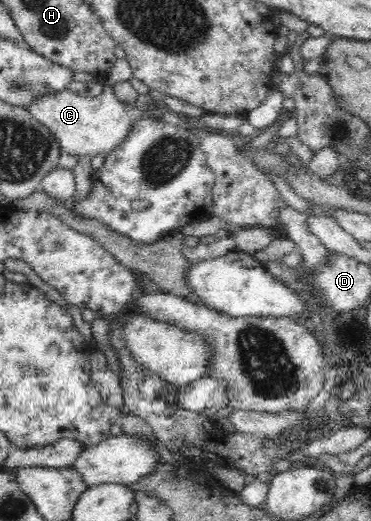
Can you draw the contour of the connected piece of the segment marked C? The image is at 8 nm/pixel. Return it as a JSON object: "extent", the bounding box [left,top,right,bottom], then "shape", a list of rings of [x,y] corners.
{"extent":[24,59,137,156],"shape":[[[116,59],[107,77],[101,79],[103,91],[96,97],[84,97],[70,92],[68,89],[52,91],[46,95],[36,95],[28,105],[24,105],[31,117],[51,129],[60,140],[63,151],[72,156],[82,156],[89,153],[110,151],[120,139],[128,133],[128,127],[137,119],[136,112],[129,111],[122,102],[116,100],[113,85],[117,82],[129,81],[133,77],[133,70],[126,59]]]}

